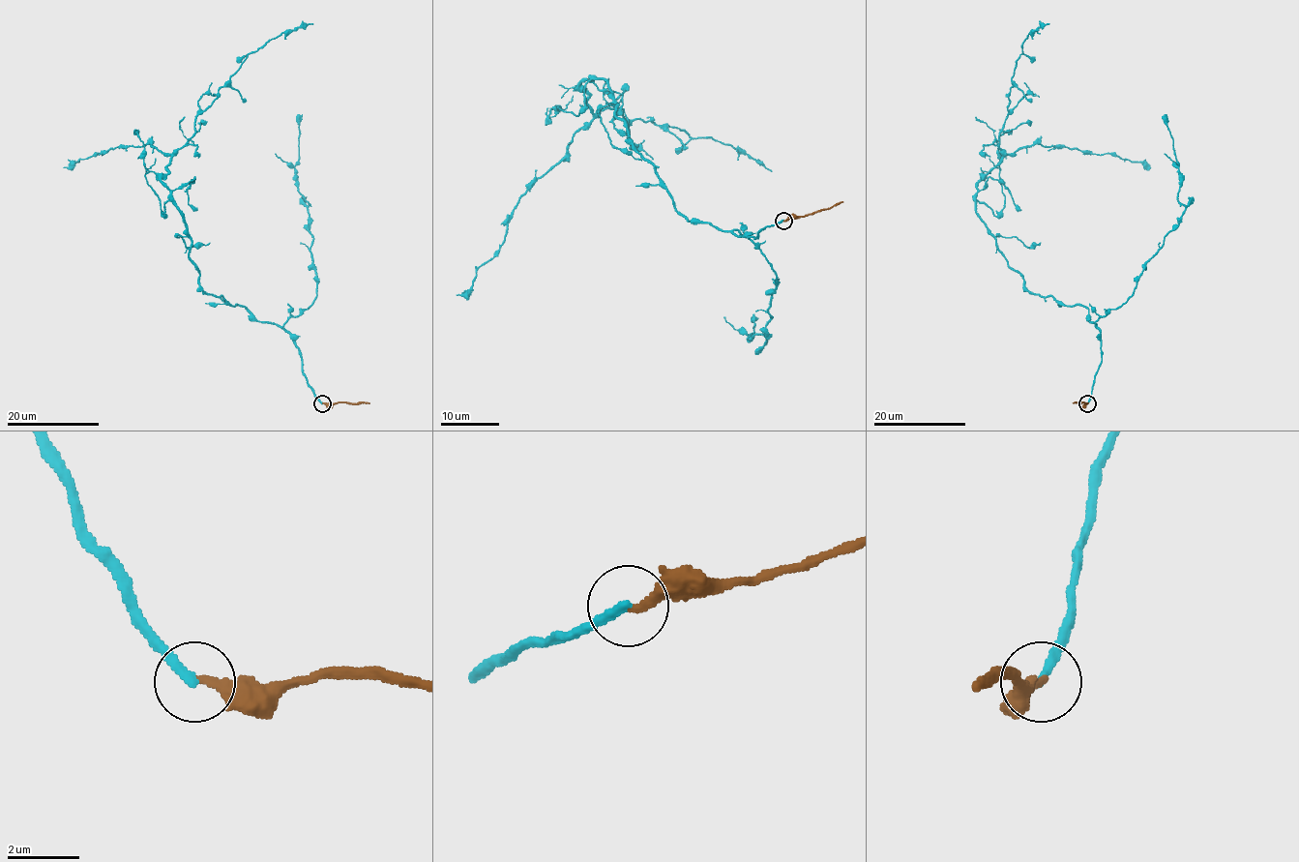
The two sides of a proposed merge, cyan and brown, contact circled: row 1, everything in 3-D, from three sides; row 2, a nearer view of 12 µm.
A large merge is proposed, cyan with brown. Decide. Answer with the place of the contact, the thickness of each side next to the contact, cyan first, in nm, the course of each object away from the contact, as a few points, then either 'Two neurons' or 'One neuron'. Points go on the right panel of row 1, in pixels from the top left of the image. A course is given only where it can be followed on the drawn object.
Place: (1087, 403). Thickness 260 nm (cyan) against 240 nm. Course of cyan: (1088, 402), (1101, 330), (1089, 311), (1024, 286), (976, 212), (977, 184), (1002, 156), (1022, 44), (1048, 23). Course of brown: (1088, 402), (1073, 402). Two neurons

